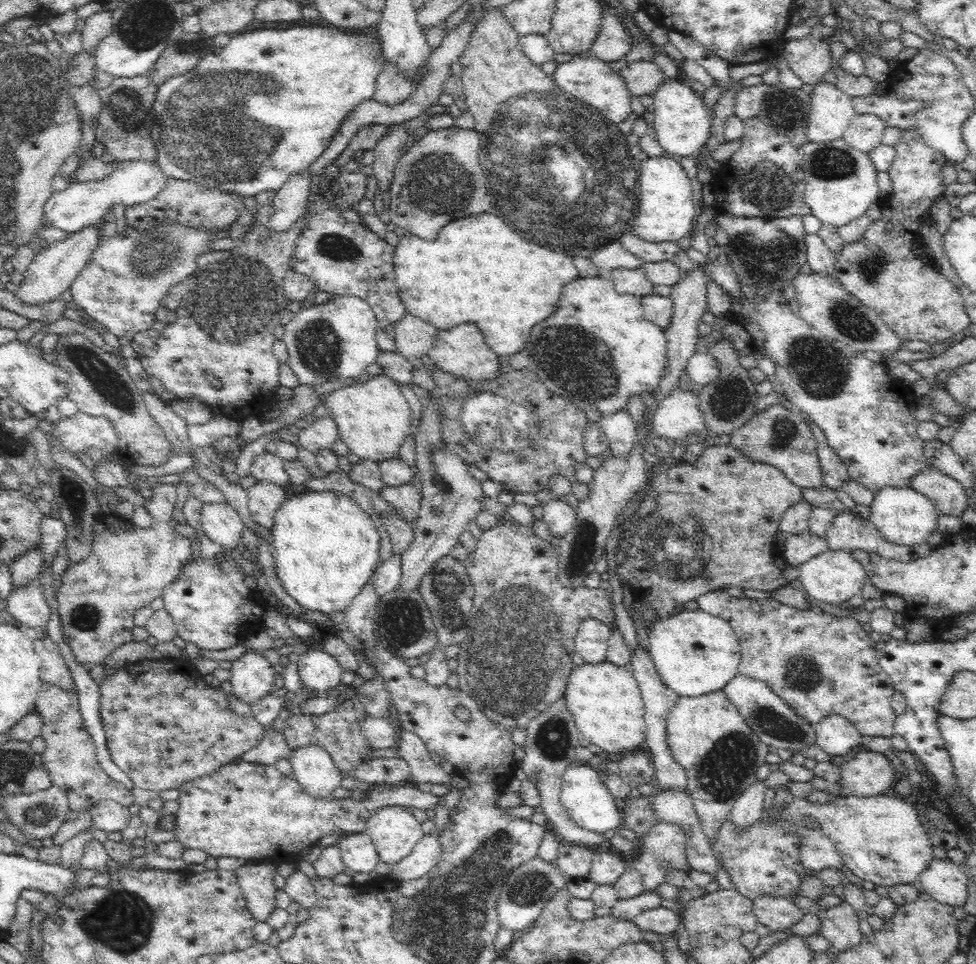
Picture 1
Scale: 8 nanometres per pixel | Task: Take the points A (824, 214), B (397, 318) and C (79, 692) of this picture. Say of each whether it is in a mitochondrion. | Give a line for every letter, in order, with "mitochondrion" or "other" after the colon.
A: other
B: other
C: other

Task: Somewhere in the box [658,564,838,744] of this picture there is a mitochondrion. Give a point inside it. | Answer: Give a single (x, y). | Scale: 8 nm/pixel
(801, 673)

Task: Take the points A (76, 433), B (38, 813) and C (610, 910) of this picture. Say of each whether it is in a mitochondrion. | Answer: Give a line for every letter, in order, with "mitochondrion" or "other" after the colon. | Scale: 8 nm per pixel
A: other
B: mitochondrion
C: other

